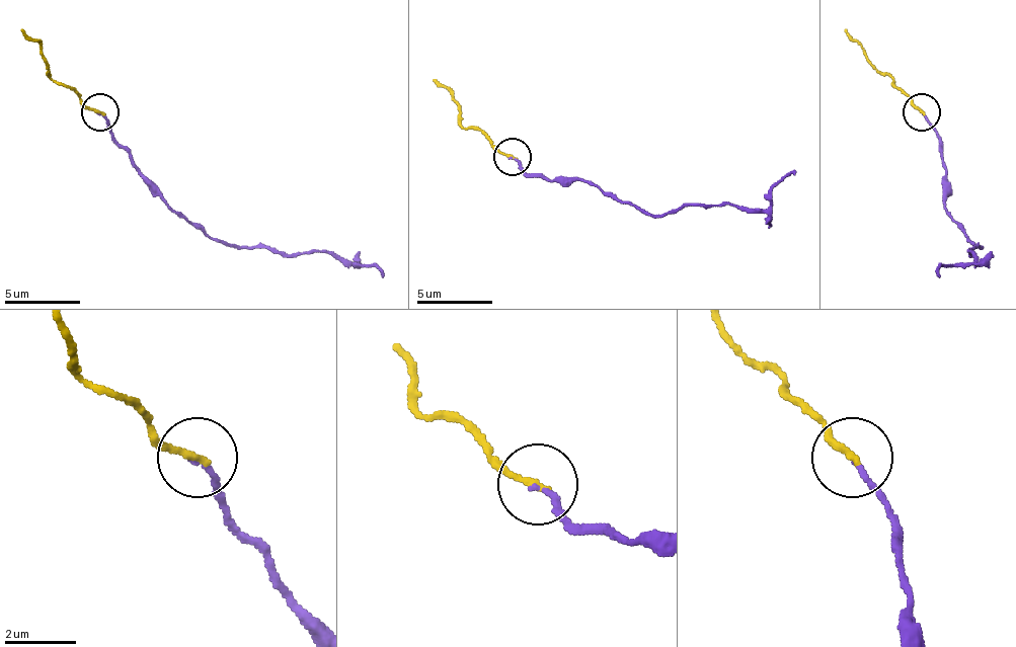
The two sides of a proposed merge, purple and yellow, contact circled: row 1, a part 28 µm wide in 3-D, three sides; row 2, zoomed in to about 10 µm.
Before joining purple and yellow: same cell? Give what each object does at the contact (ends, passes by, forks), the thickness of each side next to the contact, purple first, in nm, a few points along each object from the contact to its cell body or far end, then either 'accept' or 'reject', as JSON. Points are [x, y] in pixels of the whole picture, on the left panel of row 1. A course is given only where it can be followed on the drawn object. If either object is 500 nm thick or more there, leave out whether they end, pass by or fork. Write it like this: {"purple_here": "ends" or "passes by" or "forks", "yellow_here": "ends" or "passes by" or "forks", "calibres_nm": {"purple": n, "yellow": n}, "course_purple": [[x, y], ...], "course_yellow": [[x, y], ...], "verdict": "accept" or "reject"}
{"purple_here": "ends", "yellow_here": "ends", "calibres_nm": {"purple": 130, "yellow": 220}, "course_purple": [[99, 113], [137, 173], [174, 211], [238, 248], [332, 252], [370, 263], [385, 274]], "course_yellow": [[99, 113], [50, 75], [43, 49], [20, 30]], "verdict": "accept"}

